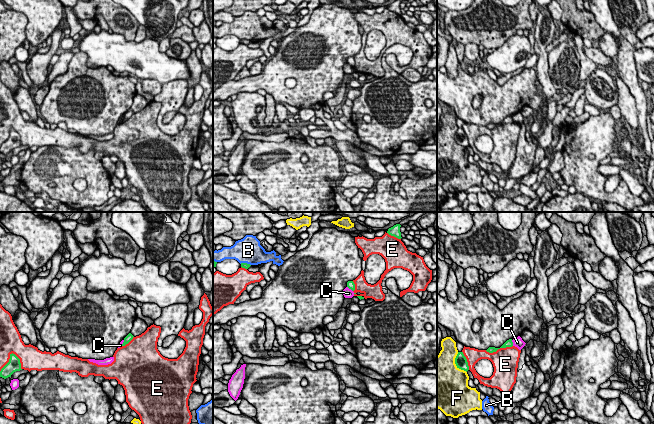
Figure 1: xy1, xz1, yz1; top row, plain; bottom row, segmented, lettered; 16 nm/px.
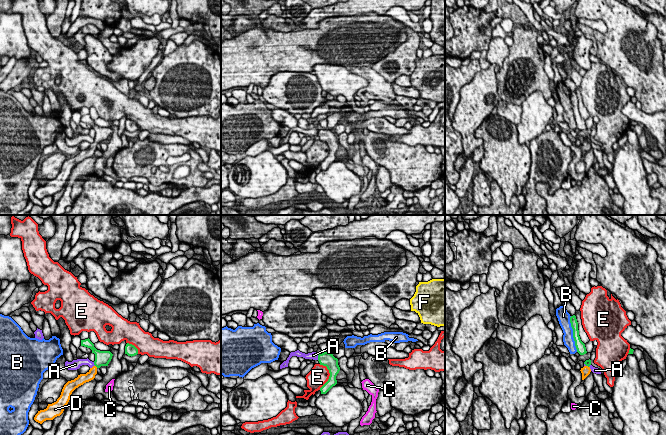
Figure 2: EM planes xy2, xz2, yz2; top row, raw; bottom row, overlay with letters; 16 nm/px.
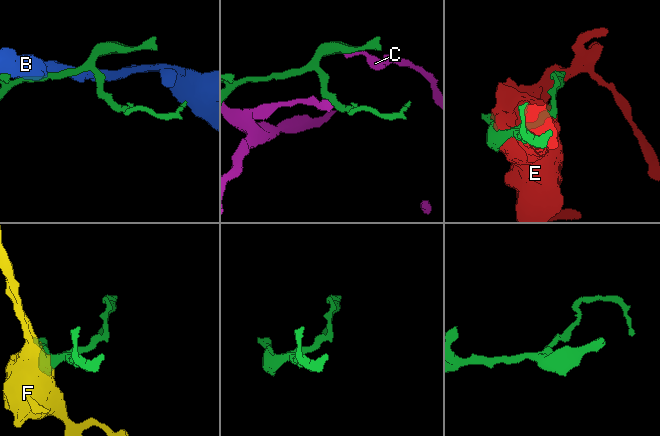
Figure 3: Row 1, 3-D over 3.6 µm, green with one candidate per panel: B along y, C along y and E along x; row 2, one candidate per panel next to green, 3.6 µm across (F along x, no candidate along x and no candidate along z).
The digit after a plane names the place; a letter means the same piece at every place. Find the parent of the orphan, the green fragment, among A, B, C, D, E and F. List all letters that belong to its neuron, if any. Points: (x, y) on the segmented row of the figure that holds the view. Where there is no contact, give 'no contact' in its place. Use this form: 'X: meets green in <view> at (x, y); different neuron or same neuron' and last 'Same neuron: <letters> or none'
A: meets green in xz2 at (318, 357); different neuron
B: meets green in yz2 at (573, 334); different neuron
C: meets green in xz1 at (350, 288); different neuron
D: meets green in xy2 at (96, 366); same neuron
E: meets green in xy1 at (10, 358); different neuron
F: meets green in yz1 at (455, 363); different neuron
Same neuron: D

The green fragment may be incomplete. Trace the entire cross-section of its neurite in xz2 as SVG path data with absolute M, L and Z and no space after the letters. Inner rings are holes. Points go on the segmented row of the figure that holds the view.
M328 352L318 354L318 361L320 365L326 366L330 373L328 381L320 388L321 394L326 394L337 384L336 376L340 371L340 367L338 365L338 359Z

